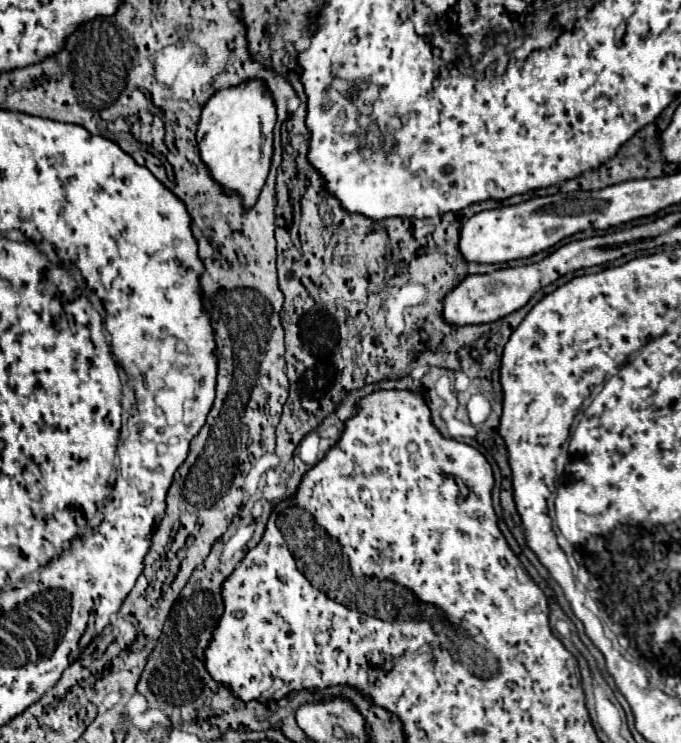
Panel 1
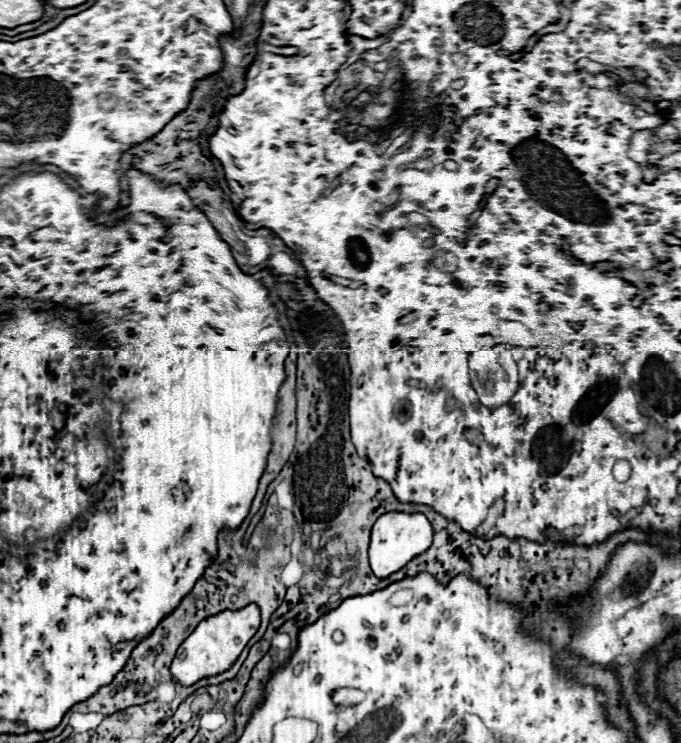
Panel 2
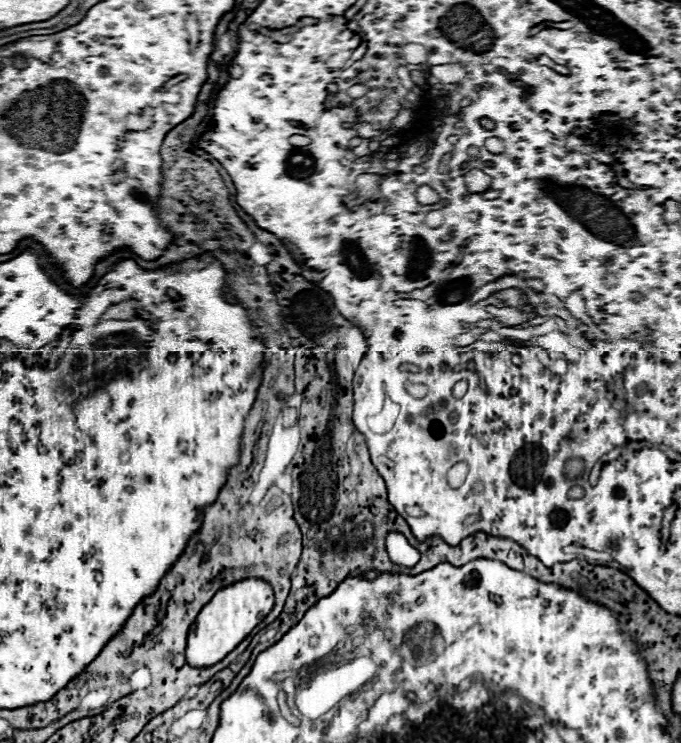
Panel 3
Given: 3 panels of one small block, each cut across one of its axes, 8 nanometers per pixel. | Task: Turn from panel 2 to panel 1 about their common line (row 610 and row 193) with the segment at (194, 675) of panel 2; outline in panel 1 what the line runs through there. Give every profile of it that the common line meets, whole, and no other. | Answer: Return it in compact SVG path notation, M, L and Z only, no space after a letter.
M250 80L246 84L218 90L208 104L202 110L200 126L196 132L200 158L208 166L212 180L224 188L224 192L236 192L240 200L244 200L244 208L252 208L256 204L258 194L264 186L264 180L270 170L270 158L272 158L272 128L276 124L276 108L272 102L272 96L266 92L264 82Z

